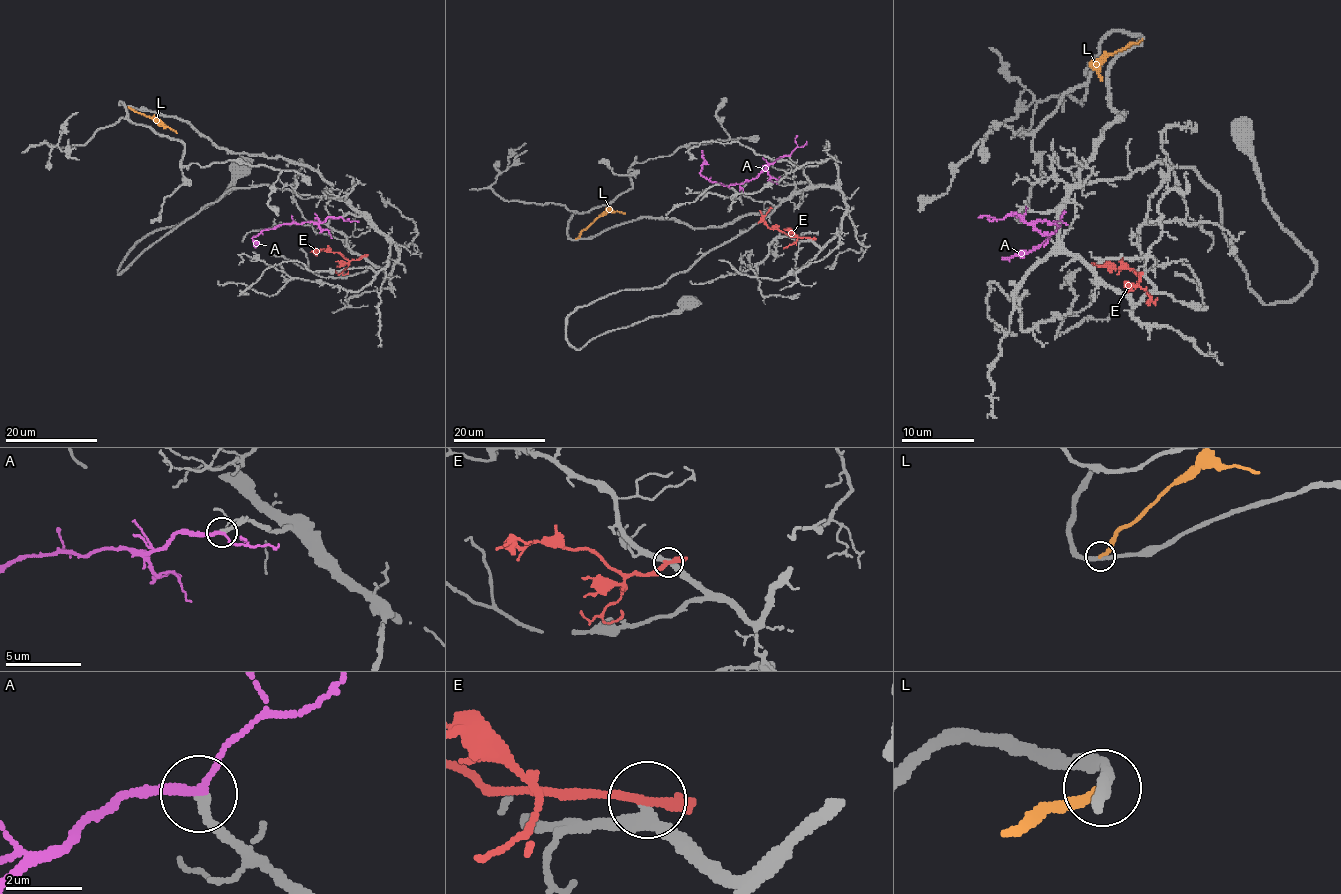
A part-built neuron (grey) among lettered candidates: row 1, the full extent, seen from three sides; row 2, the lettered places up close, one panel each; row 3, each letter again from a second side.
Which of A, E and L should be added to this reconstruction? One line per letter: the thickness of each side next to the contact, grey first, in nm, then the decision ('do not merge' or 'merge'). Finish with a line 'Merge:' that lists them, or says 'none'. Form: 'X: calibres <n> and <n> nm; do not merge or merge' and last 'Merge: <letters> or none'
A: calibres 240 and 200 nm; merge
E: calibres 300 and 240 nm; do not merge
L: calibres 280 and 240 nm; do not merge
Merge: A

